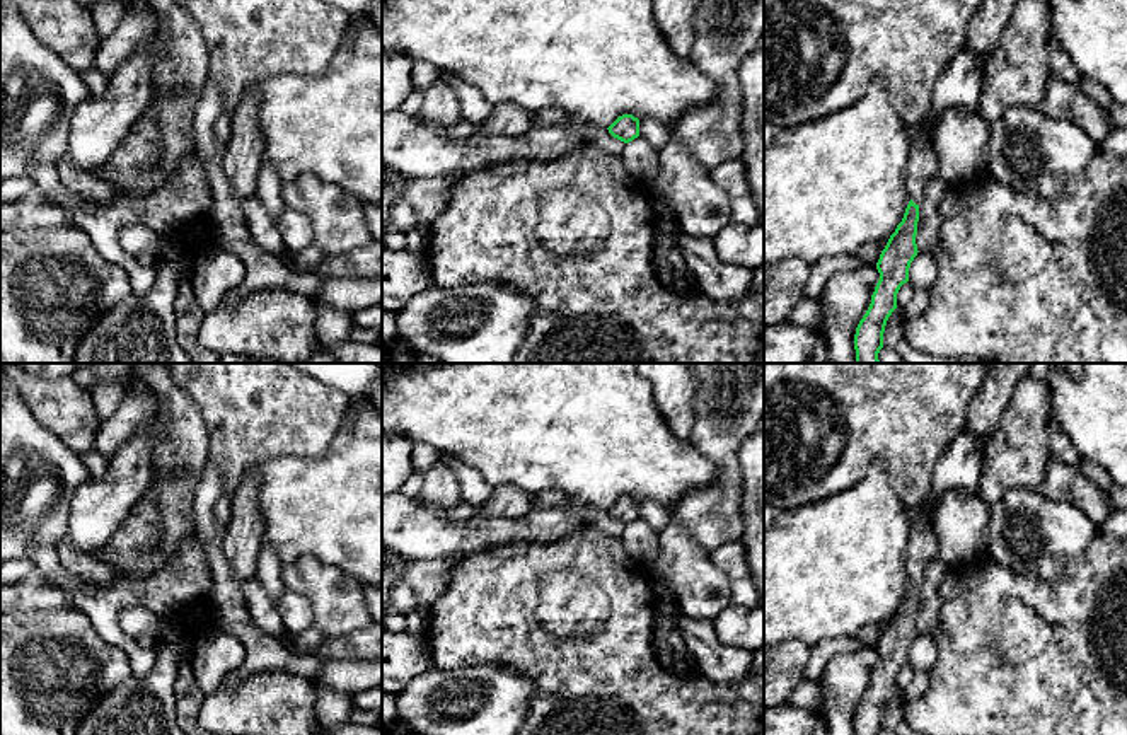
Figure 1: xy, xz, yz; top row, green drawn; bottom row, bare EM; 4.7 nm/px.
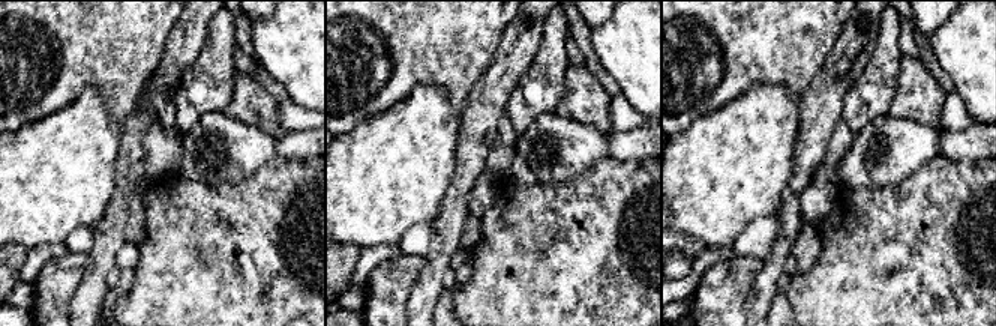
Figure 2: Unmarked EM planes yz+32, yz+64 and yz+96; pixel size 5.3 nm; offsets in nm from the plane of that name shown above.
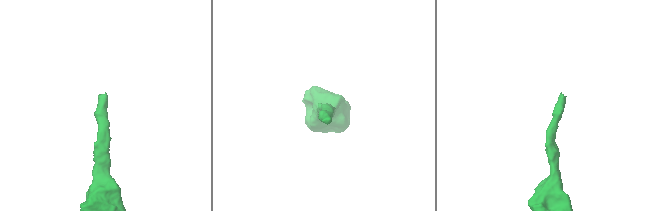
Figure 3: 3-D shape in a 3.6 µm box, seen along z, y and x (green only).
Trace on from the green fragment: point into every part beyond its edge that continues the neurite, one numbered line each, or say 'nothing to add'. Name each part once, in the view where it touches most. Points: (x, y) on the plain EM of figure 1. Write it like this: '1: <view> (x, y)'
1: yz (923, 546)

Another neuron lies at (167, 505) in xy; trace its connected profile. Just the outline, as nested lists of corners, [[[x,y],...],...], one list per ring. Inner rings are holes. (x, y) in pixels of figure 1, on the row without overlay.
[[[191,476],[152,481],[116,534],[90,556],[131,578],[162,568],[170,551],[196,530],[196,483]]]

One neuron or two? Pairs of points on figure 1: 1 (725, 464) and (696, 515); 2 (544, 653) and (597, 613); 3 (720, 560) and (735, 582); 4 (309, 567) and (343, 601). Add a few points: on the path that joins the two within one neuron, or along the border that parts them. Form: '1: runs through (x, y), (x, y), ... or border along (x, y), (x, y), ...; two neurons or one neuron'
1: runs through (725, 476), (725, 486), (708, 503); one neuron
2: runs through (572, 657), (597, 657), (618, 636), (618, 626); one neuron
3: runs through (725, 565), (735, 577); one neuron
4: runs through (317, 575), (335, 592); one neuron

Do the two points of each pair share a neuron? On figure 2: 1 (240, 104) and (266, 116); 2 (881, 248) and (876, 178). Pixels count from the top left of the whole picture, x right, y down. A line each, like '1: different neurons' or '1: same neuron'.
1: same neuron
2: different neurons

